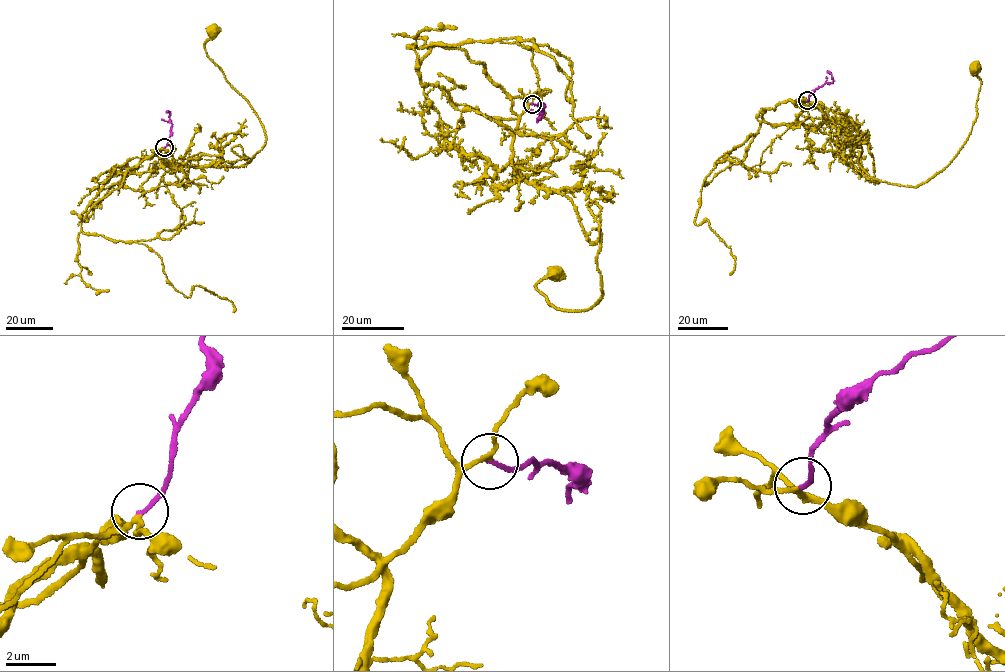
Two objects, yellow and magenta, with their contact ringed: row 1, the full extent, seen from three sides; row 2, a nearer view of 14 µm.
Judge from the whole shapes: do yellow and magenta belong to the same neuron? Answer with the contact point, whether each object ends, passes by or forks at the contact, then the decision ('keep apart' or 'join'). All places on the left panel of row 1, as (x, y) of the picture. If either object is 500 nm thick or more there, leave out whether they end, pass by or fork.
place (164, 147); yellow passes by; magenta ends; join

